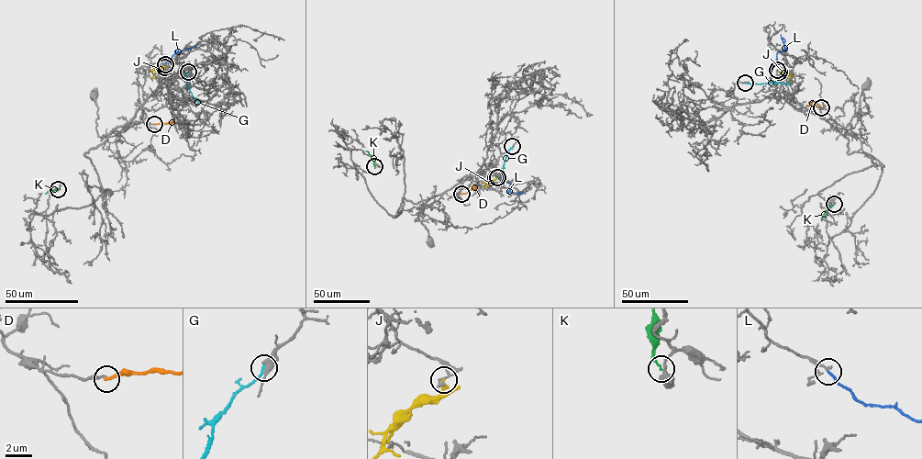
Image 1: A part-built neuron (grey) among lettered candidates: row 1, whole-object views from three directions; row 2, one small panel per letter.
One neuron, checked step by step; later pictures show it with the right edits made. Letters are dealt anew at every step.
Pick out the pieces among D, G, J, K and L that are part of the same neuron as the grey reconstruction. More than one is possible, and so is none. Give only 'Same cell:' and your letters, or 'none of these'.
Same cell: L

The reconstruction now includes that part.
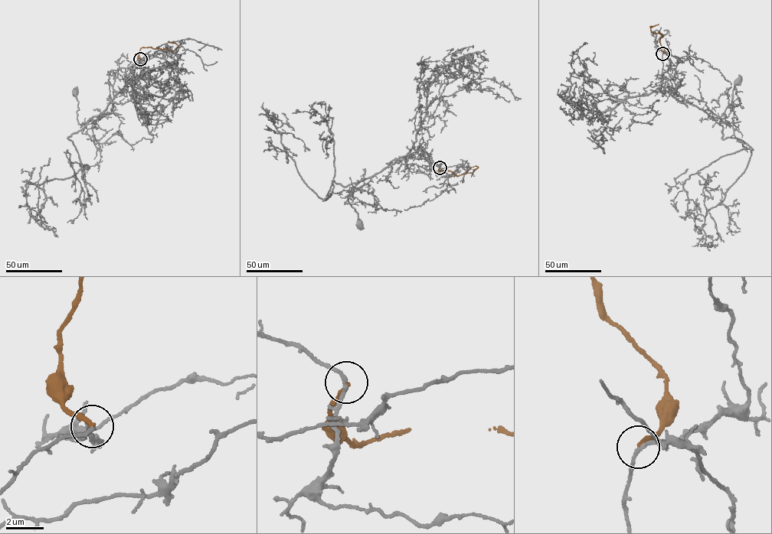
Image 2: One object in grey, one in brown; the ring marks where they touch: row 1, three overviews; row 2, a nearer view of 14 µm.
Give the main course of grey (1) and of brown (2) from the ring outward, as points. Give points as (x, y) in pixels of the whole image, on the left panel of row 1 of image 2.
1: (140, 59), (125, 72), (125, 86), (106, 109), (83, 125), (76, 118), (76, 92)
2: (140, 59), (139, 53), (142, 47), (172, 50), (176, 49), (176, 43), (168, 41)

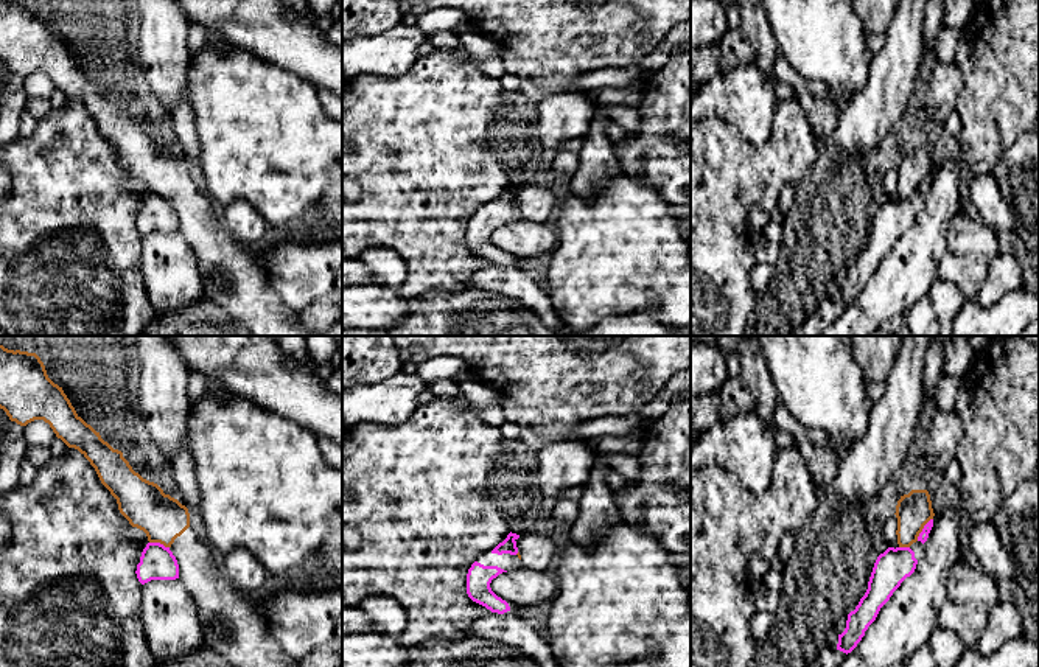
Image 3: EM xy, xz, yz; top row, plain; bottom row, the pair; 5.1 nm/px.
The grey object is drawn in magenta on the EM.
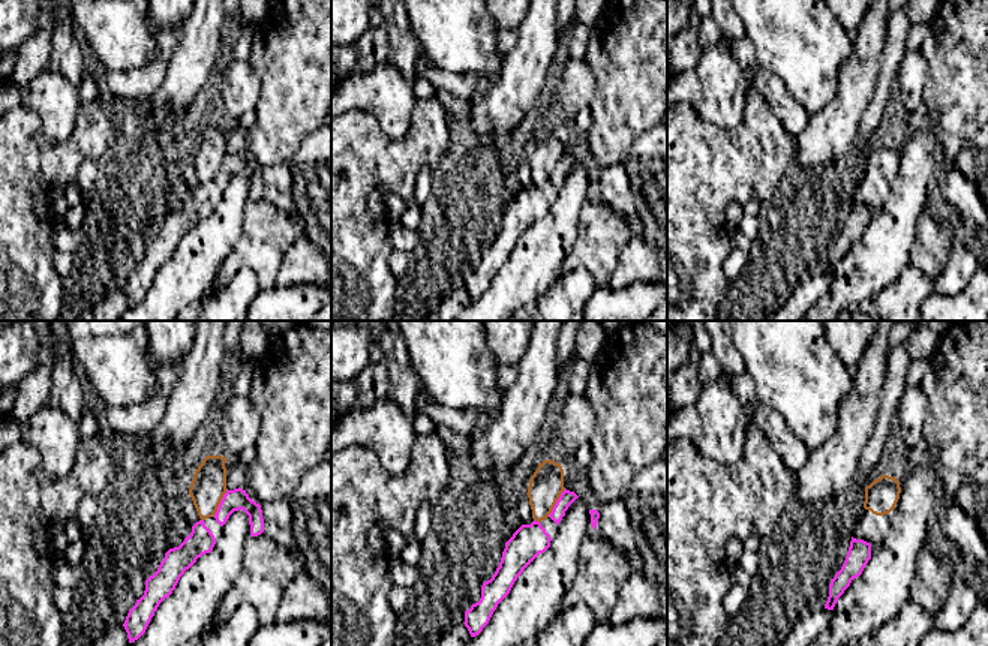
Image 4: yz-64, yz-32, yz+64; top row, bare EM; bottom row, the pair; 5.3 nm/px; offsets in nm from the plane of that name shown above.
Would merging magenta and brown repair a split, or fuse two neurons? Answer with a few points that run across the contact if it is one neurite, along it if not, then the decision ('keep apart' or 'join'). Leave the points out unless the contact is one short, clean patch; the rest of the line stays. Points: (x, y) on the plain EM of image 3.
line yz (932, 170), (916, 192); keep apart

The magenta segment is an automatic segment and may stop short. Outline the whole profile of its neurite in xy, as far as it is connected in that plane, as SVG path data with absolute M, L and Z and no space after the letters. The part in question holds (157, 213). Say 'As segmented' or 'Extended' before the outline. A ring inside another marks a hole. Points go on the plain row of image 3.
As segmented. M148 194L135 225L142 236L151 232L176 232L179 230L179 216L170 199L160 194Z

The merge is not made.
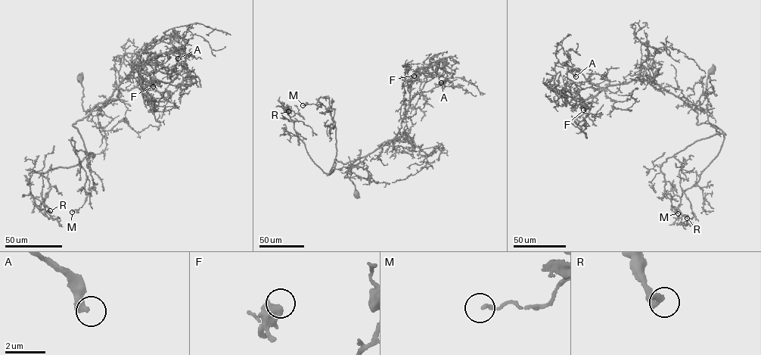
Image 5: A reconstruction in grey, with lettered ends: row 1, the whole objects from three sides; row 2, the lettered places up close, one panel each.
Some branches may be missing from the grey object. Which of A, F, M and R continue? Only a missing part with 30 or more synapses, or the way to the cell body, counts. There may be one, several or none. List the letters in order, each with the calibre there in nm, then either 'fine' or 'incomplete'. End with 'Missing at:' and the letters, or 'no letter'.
A: calibre 400 nm; fine
F: calibre 440 nm; fine
M: calibre 160 nm; fine
R: calibre 360 nm; fine
Missing at: no letter

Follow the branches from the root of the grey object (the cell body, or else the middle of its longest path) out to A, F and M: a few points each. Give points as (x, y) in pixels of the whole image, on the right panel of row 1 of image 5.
A: (711, 71), (704, 100), (697, 105), (686, 103), (645, 79), (602, 87), (571, 68), (570, 73), (576, 76)
F: (711, 71), (704, 100), (698, 105), (638, 79), (607, 87), (583, 110)
M: (711, 71), (703, 103), (690, 104), (697, 124), (722, 132), (695, 141), (660, 168), (678, 213)

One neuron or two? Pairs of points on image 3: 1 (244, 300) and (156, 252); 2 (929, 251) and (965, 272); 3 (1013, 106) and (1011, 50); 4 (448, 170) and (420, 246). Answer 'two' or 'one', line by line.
1: two
2: two
3: one
4: one

